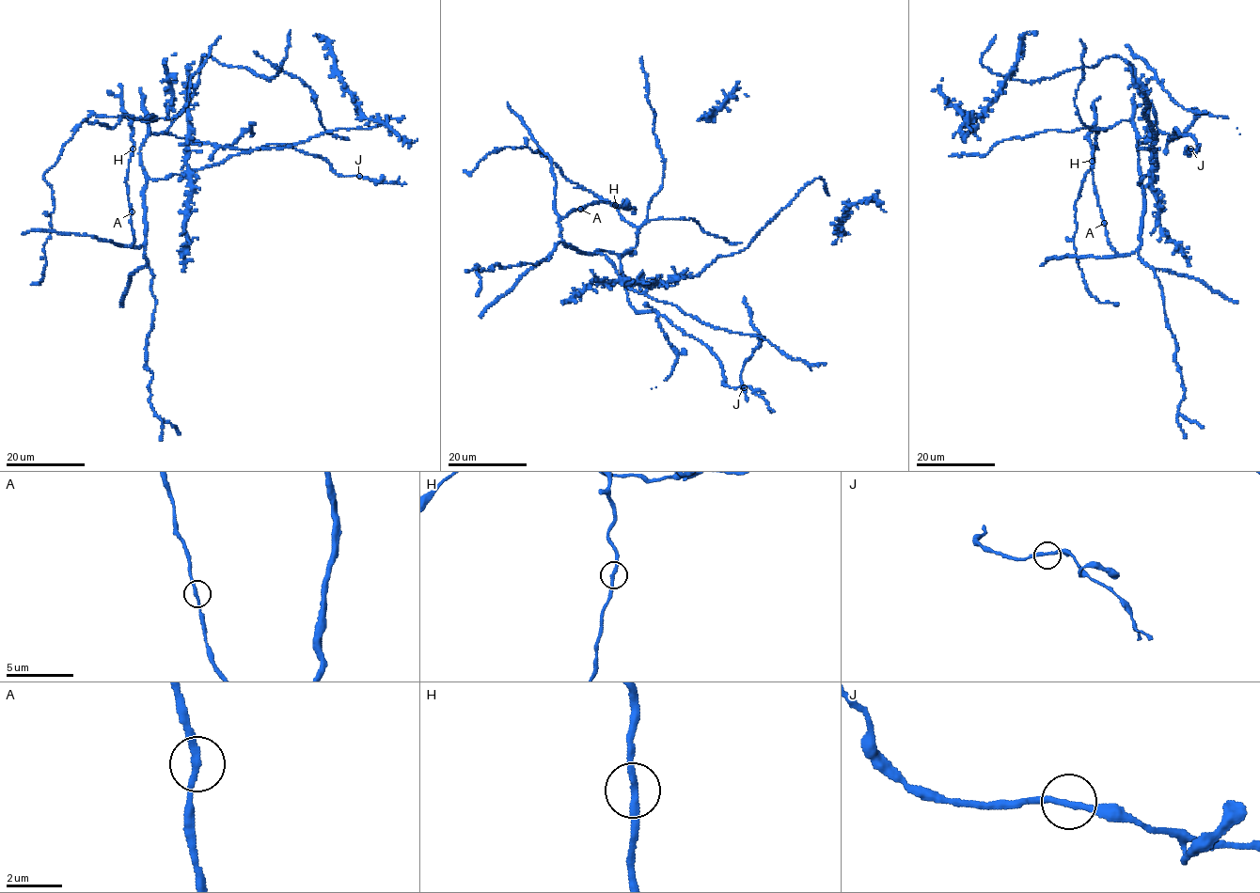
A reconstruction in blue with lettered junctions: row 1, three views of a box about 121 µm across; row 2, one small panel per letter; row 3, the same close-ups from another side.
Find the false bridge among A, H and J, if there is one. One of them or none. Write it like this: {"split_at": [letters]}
{"split_at": []}

